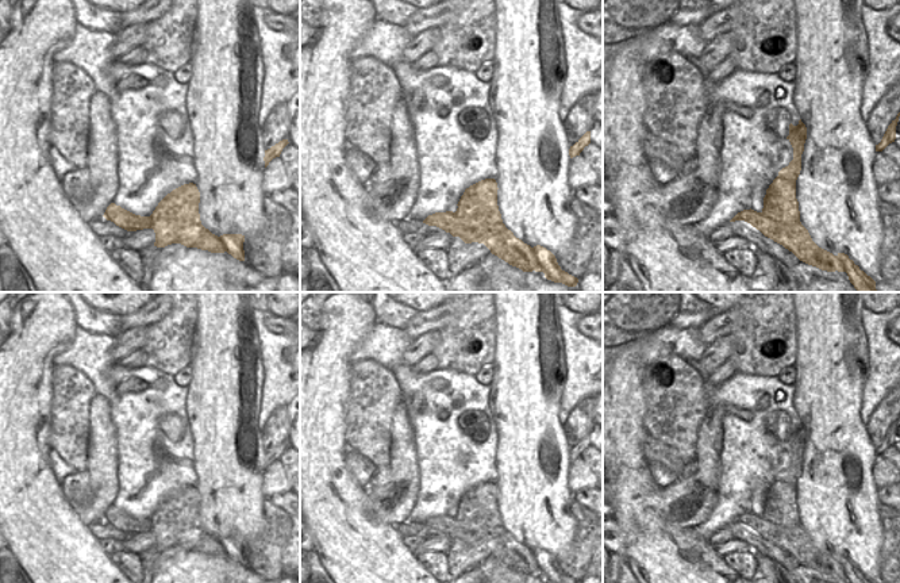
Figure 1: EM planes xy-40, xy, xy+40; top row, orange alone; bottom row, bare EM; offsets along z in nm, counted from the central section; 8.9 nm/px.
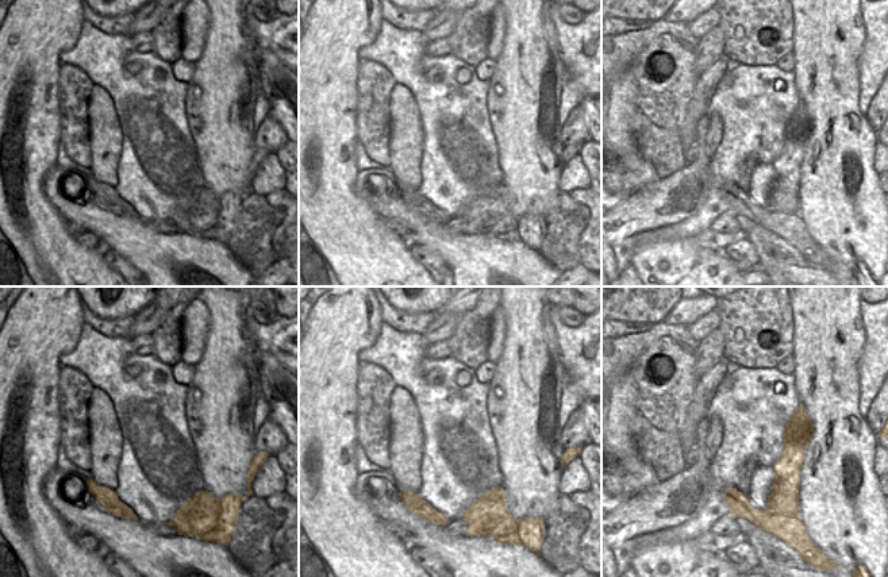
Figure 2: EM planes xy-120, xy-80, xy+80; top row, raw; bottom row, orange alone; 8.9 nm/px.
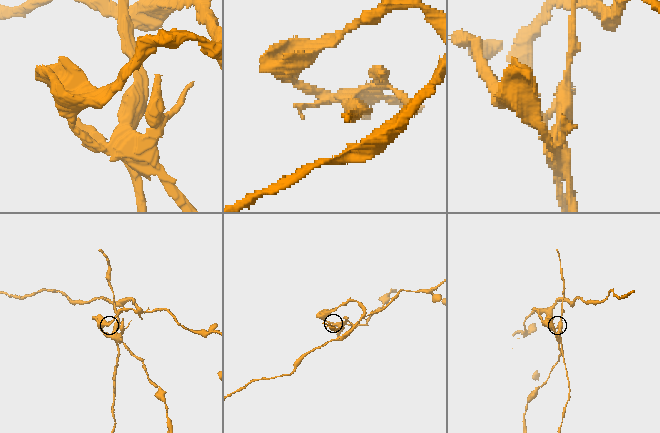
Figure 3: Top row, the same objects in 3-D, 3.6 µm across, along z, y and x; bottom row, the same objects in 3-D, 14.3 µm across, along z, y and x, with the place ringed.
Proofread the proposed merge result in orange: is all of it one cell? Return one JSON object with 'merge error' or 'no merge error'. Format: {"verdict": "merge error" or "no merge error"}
{"verdict": "merge error"}

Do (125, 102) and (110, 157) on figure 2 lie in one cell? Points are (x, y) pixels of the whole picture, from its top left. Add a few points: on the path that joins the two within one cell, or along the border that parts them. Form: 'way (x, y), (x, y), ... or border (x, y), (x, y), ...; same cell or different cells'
border (107, 93), (122, 134), (119, 156); different cells

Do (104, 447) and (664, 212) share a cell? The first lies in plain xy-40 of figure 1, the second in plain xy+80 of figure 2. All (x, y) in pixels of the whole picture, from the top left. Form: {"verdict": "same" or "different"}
{"verdict": "same"}

